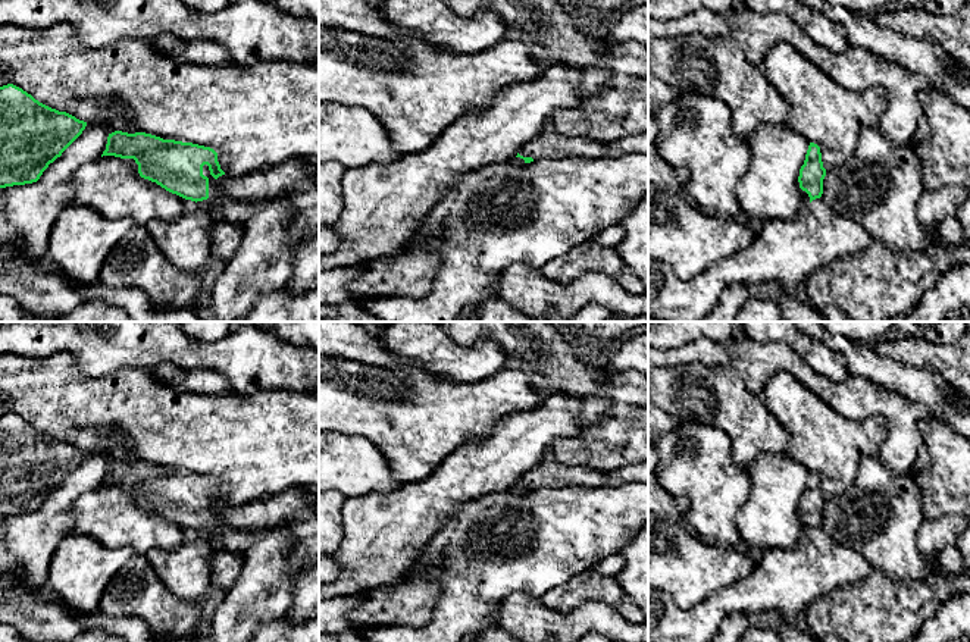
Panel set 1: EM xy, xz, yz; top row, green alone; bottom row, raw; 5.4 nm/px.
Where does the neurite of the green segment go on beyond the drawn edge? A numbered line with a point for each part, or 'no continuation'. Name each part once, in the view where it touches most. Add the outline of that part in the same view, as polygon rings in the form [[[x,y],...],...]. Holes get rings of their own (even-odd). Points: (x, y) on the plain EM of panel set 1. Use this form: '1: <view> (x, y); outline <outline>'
1: xy (216, 534); outline [[[207,494],[203,495],[203,504],[209,507],[209,527],[197,532],[212,547],[222,545],[238,552],[245,552],[254,542],[269,533],[245,533],[244,530],[228,529],[226,524],[219,520]]]

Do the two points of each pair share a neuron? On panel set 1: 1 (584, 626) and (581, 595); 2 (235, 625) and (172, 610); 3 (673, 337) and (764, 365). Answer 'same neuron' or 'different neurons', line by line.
1: different neurons
2: different neurons
3: different neurons

